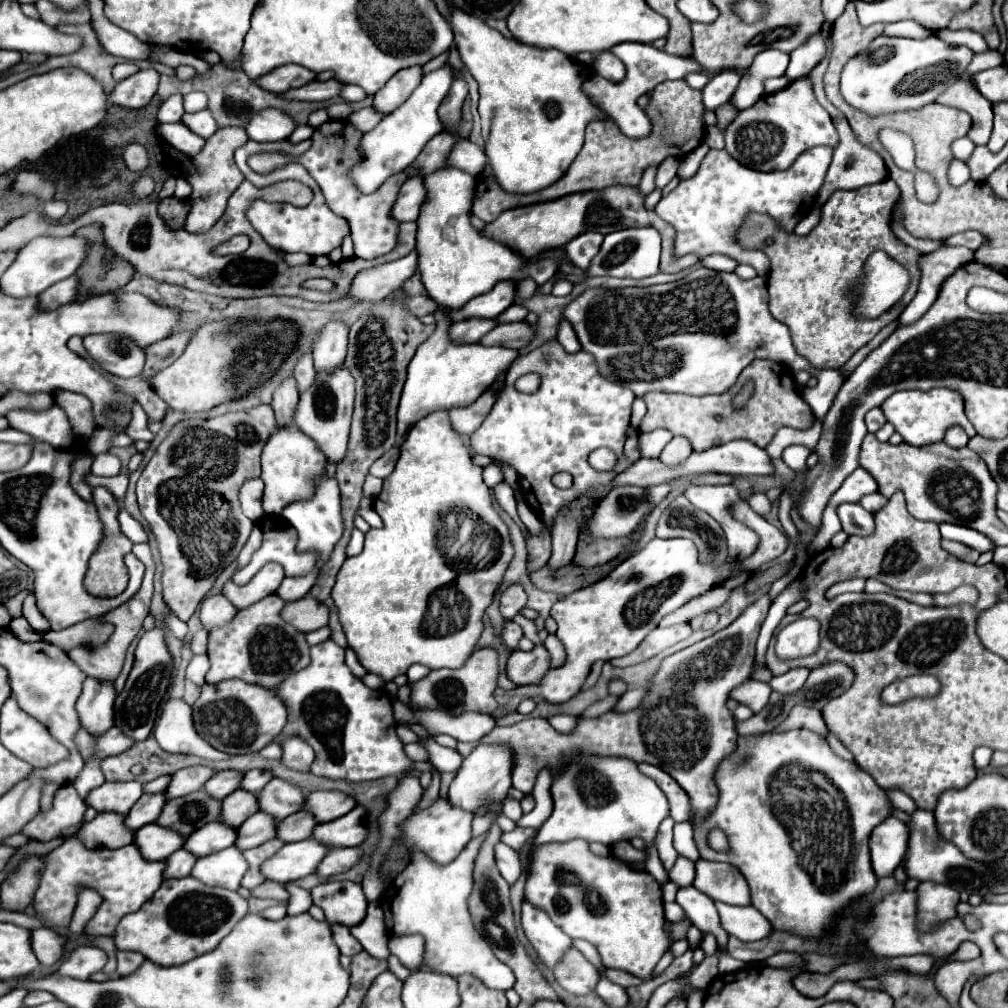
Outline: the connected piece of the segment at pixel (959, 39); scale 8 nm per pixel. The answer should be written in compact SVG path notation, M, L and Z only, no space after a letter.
M944 27L942 31L938 31L938 37L942 41L946 41L948 45L966 45L970 47L974 53L984 53L984 51L990 51L988 43L984 41L984 37L972 29L958 29L958 31L952 31L948 27Z

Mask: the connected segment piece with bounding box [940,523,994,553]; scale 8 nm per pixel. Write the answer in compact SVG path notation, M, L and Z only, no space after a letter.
M942 523L940 525L940 533L942 533L944 539L952 539L952 541L964 543L964 545L976 549L978 553L984 553L984 551L994 549L994 543L986 535L982 535L982 533L978 533L978 531L970 529L970 527L964 527L964 525Z

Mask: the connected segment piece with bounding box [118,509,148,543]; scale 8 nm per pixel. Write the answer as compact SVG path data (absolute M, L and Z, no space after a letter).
M122 509L122 511L118 513L118 521L120 521L122 533L124 533L132 543L146 543L146 541L148 541L146 529L144 529L136 519L132 519L132 517L128 515L128 511Z

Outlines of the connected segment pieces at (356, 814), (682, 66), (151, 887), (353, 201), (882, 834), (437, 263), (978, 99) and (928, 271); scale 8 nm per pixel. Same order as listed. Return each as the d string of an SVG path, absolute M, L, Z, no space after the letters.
M354 807L350 813L346 813L340 819L328 821L328 823L318 823L316 829L312 831L312 839L326 847L356 847L366 839L366 827L362 823L364 817L364 807Z
M618 43L610 49L626 67L626 79L622 83L612 83L604 78L589 78L584 82L584 91L592 99L592 103L606 111L620 131L630 139L644 139L652 131L650 117L644 115L644 109L638 107L638 97L652 91L658 83L668 79L684 79L690 71L702 71L696 61L690 61L690 57L676 57L666 51L656 49L654 45L646 43Z
M66 839L58 849L54 849L52 853L46 855L46 871L42 875L40 887L38 887L36 897L34 897L34 911L36 911L36 915L40 915L42 919L50 921L56 927L68 927L70 925L70 919L74 915L74 909L76 909L80 891L82 889L94 889L102 897L102 903L100 903L96 915L86 923L84 933L86 935L92 935L92 937L114 935L120 919L124 915L140 909L140 905L146 903L154 895L154 891L162 883L162 871L164 871L164 863L162 861L156 861L156 863L144 861L140 857L140 851L134 845L126 845L126 847L120 847L116 851L110 851L110 849L94 849L94 851L88 851L80 841Z
M326 121L322 123L314 135L312 135L312 147L298 159L308 173L314 177L314 181L320 185L322 195L326 197L328 207L344 217L350 227L350 237L354 241L354 255L362 259L376 259L380 255L386 255L396 245L396 233L398 223L390 219L390 209L396 201L400 185L406 181L404 173L398 173L390 177L374 195L362 195L352 181L346 177L348 169L358 161L358 143L362 133L356 131L348 121Z
M896 817L882 821L870 835L872 869L876 877L888 877L904 859L908 845L908 827Z
M444 167L430 175L422 177L426 187L426 199L418 217L418 233L416 233L416 253L418 253L418 269L422 275L422 283L430 297L444 305L458 309L472 297L484 295L494 289L496 283L504 279L524 279L532 277L538 285L544 285L558 269L554 261L540 261L532 265L524 265L518 255L504 245L496 245L490 237L484 237L470 223L472 201L476 179L456 167Z
M958 81L956 85L950 85L938 99L942 105L950 105L956 109L966 111L972 115L972 127L968 131L968 137L976 145L986 145L992 133L992 103L984 99L972 83L968 81Z
M944 245L932 253L924 253L918 259L920 265L920 283L916 297L908 303L908 307L900 315L900 325L908 325L920 319L928 307L934 303L936 293L940 291L942 281L952 275L960 265L974 261L974 253L966 247Z

